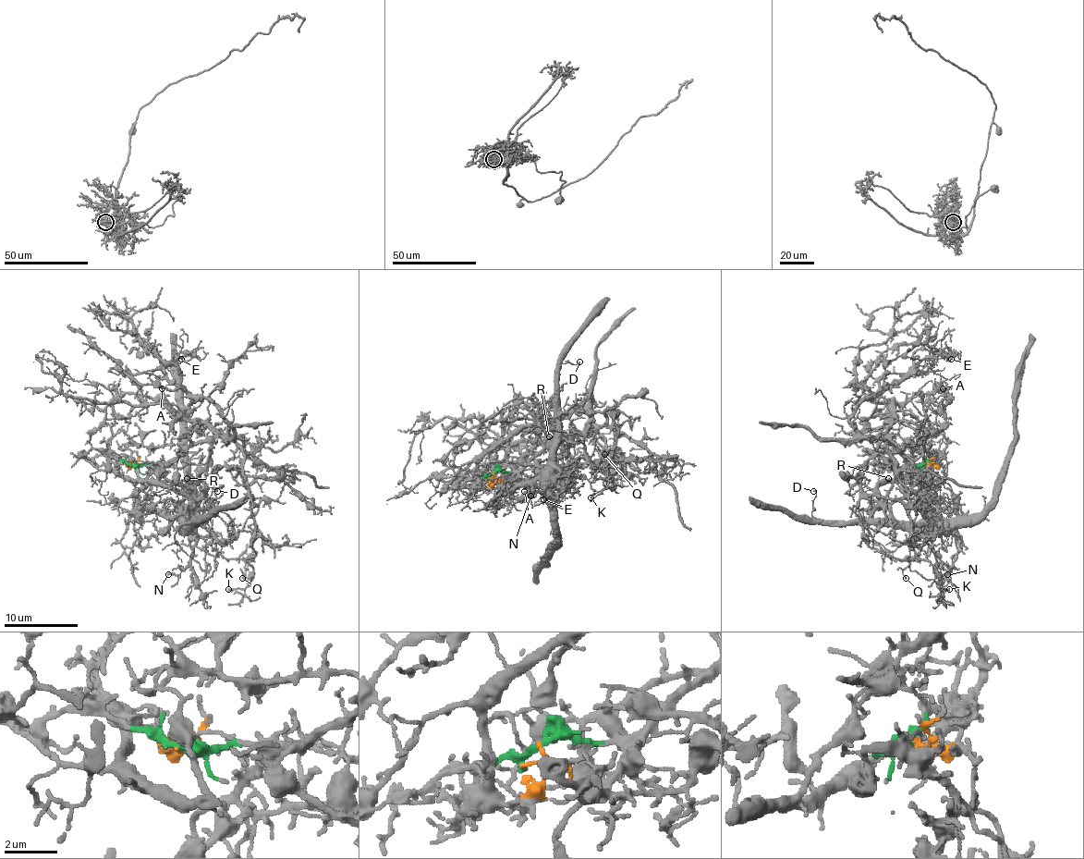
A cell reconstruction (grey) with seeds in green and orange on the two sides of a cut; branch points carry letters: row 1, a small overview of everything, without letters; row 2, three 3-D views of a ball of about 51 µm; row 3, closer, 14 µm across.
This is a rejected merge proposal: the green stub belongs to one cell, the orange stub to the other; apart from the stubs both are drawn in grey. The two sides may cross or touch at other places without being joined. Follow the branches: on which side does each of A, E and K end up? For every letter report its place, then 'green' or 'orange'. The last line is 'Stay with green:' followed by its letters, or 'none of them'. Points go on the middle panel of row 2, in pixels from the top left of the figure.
A: at (524, 491); green
E: at (543, 499); green
K: at (590, 497); green
Stay with green: A, E, K

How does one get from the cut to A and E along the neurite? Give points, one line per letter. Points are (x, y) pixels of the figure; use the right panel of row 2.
A: (925, 465), (916, 465), (890, 441), (890, 430), (897, 421), (938, 430), (944, 423), (943, 387)
E: (925, 465), (910, 461), (886, 437), (862, 435), (849, 421), (851, 411), (897, 384), (923, 359), (950, 359)

